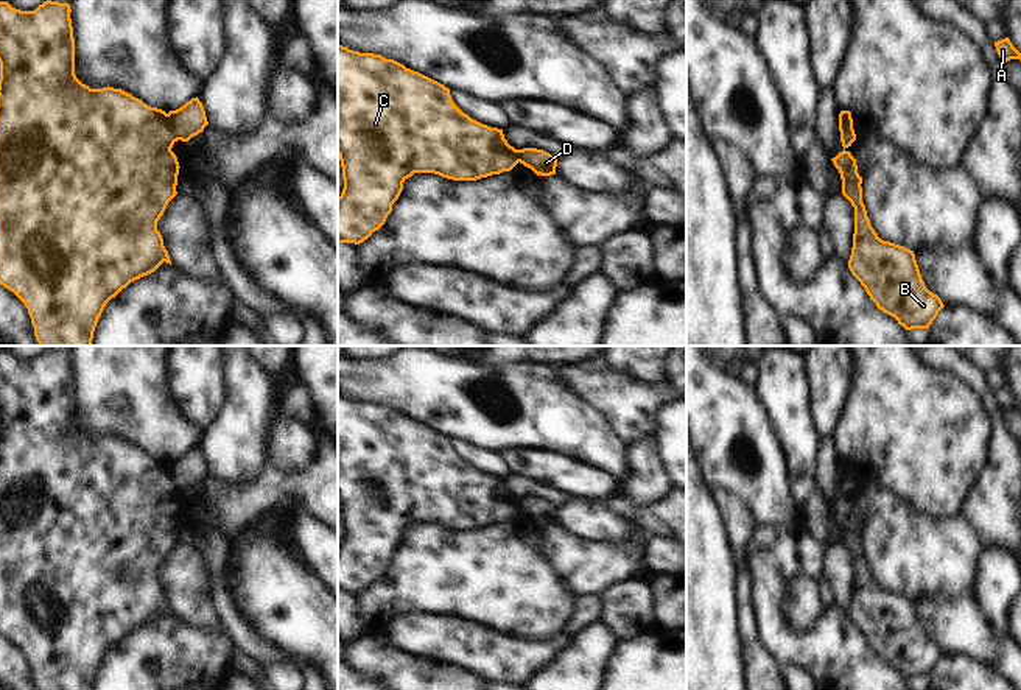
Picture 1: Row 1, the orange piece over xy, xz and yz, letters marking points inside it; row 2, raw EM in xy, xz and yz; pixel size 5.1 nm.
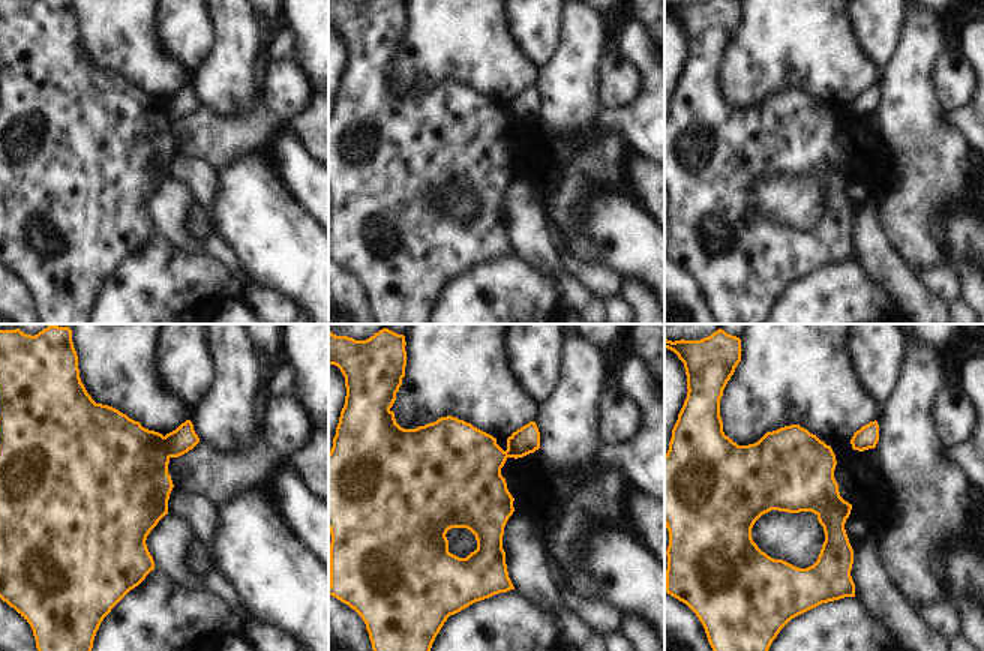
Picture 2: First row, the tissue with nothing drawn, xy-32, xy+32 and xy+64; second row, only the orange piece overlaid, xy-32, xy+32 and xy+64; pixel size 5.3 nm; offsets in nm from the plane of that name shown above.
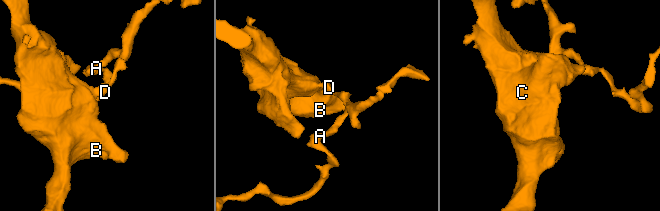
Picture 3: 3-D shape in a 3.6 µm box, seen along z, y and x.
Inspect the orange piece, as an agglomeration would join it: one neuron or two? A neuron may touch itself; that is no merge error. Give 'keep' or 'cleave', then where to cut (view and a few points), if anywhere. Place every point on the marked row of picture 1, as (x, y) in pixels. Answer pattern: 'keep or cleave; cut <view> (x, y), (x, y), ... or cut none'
cleave; cut xy (167, 114), (175, 140)

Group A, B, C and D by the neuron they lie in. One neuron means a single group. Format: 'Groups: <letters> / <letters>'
Groups: A D / B C

